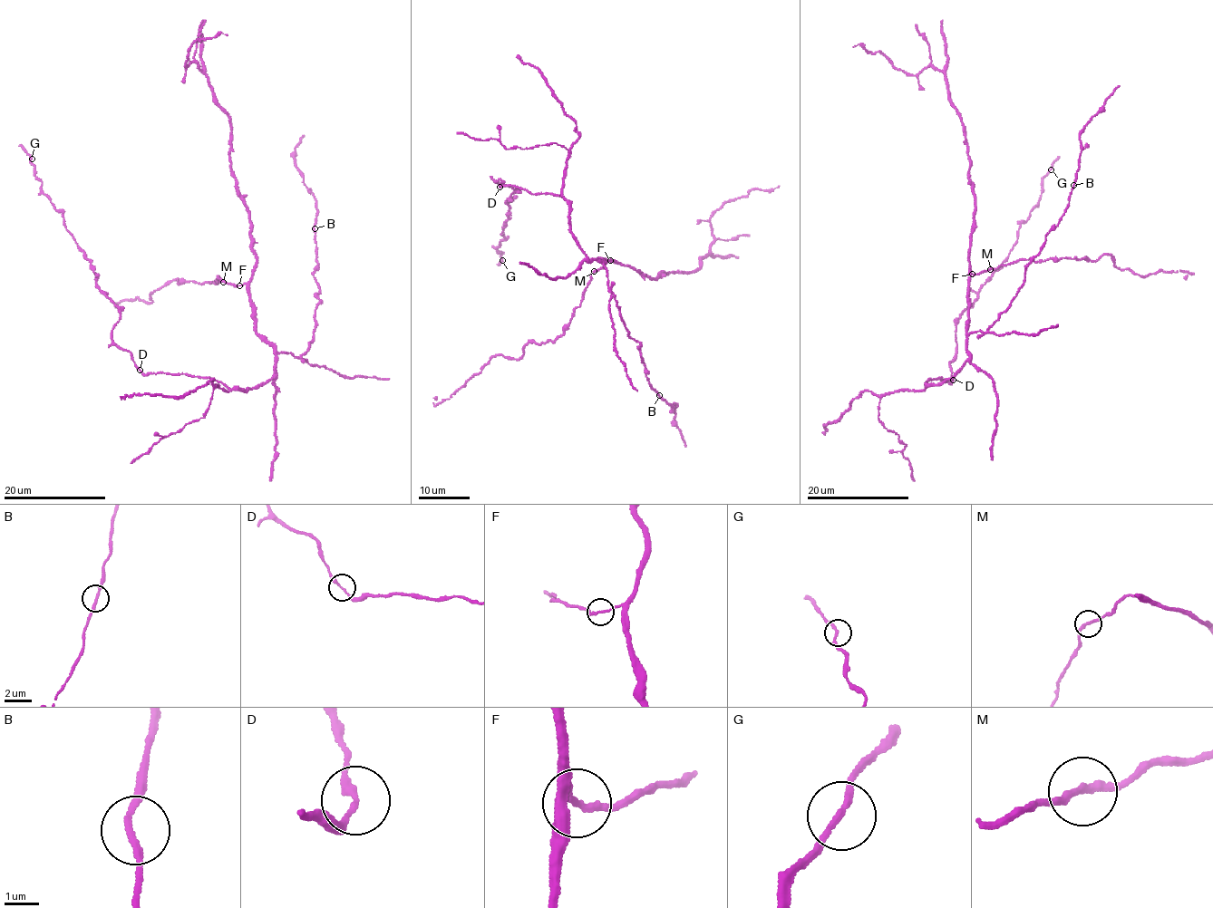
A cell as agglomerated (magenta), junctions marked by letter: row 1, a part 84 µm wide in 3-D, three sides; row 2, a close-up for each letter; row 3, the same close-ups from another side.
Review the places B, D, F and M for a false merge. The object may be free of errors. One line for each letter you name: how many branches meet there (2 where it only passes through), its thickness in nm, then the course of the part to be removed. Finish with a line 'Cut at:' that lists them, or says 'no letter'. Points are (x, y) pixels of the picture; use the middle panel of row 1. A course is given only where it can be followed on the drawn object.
Cut at: no letter

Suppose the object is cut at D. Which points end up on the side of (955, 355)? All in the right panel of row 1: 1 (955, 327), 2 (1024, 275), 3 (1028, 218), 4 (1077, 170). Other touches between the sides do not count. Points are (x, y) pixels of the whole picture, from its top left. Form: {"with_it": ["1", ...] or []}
{"with_it": ["1", "3"]}

